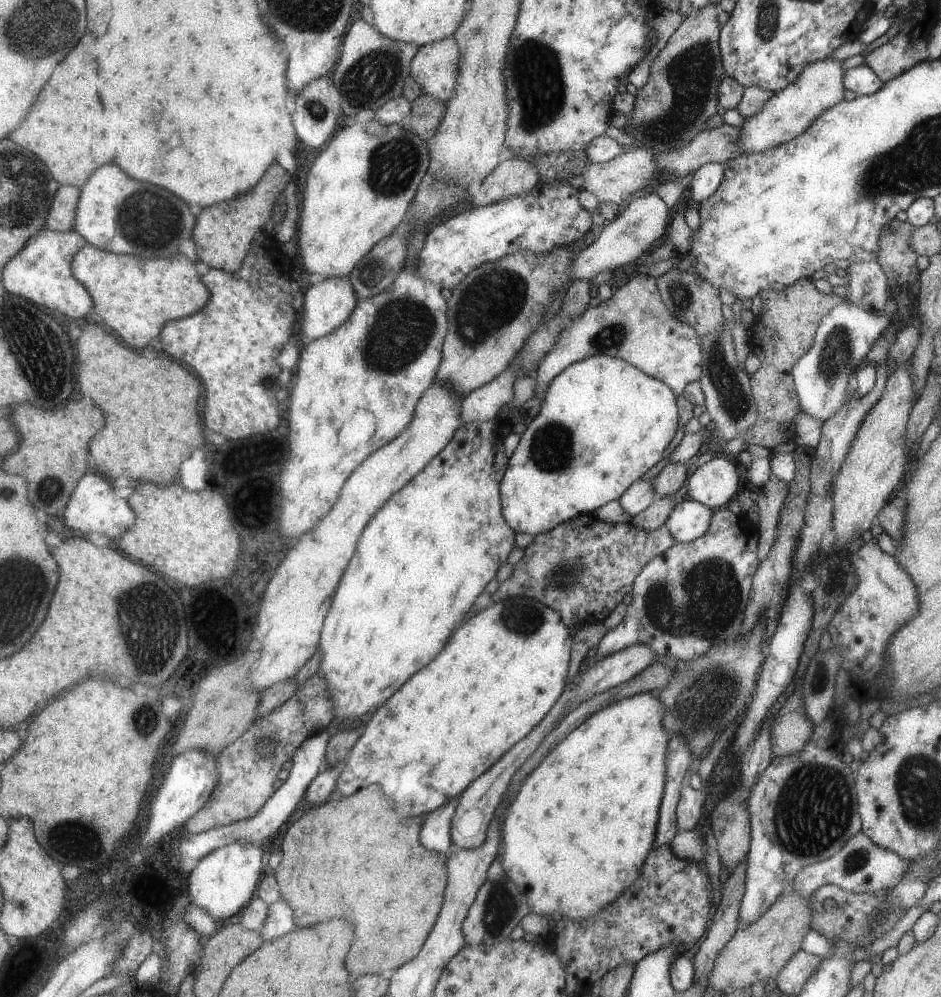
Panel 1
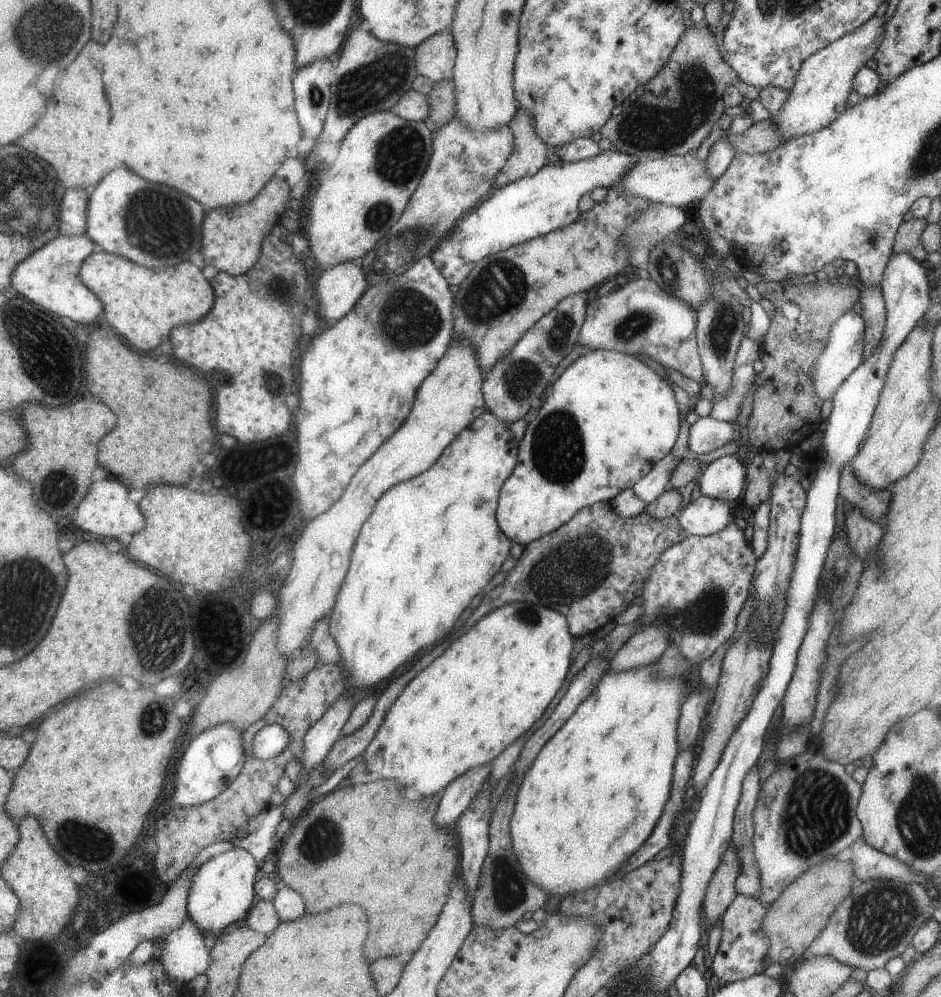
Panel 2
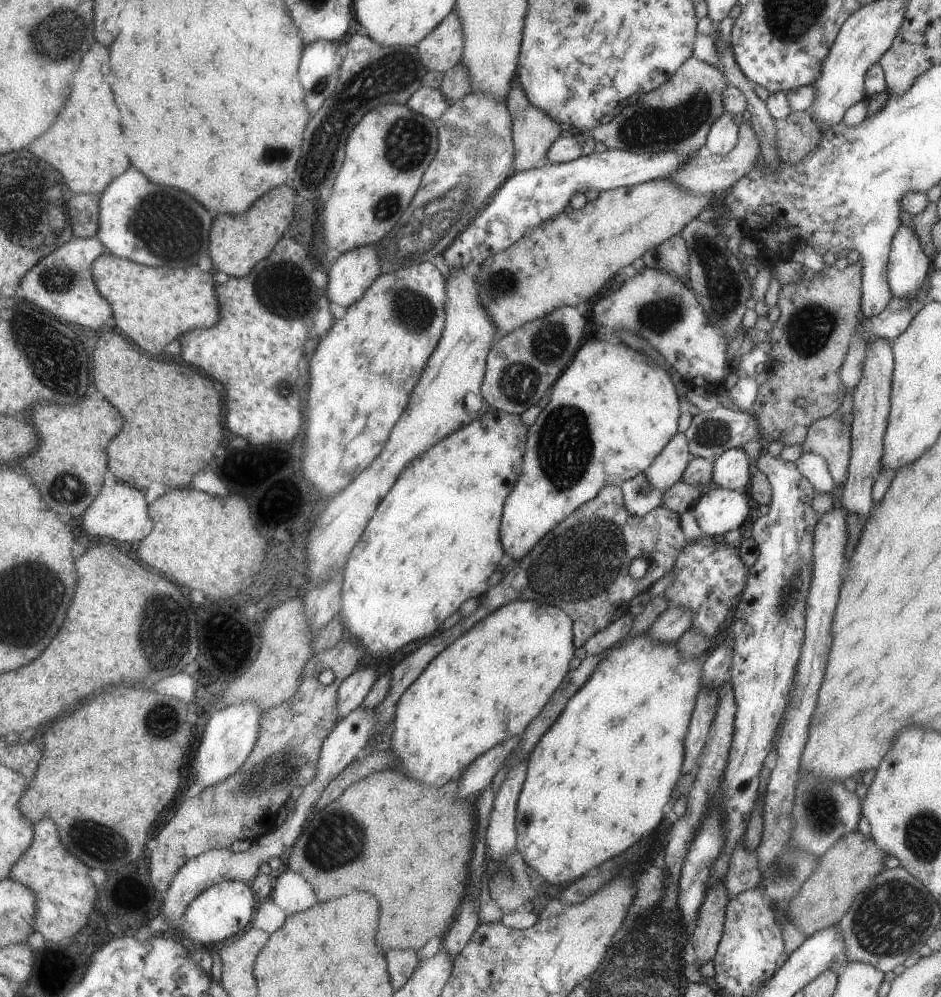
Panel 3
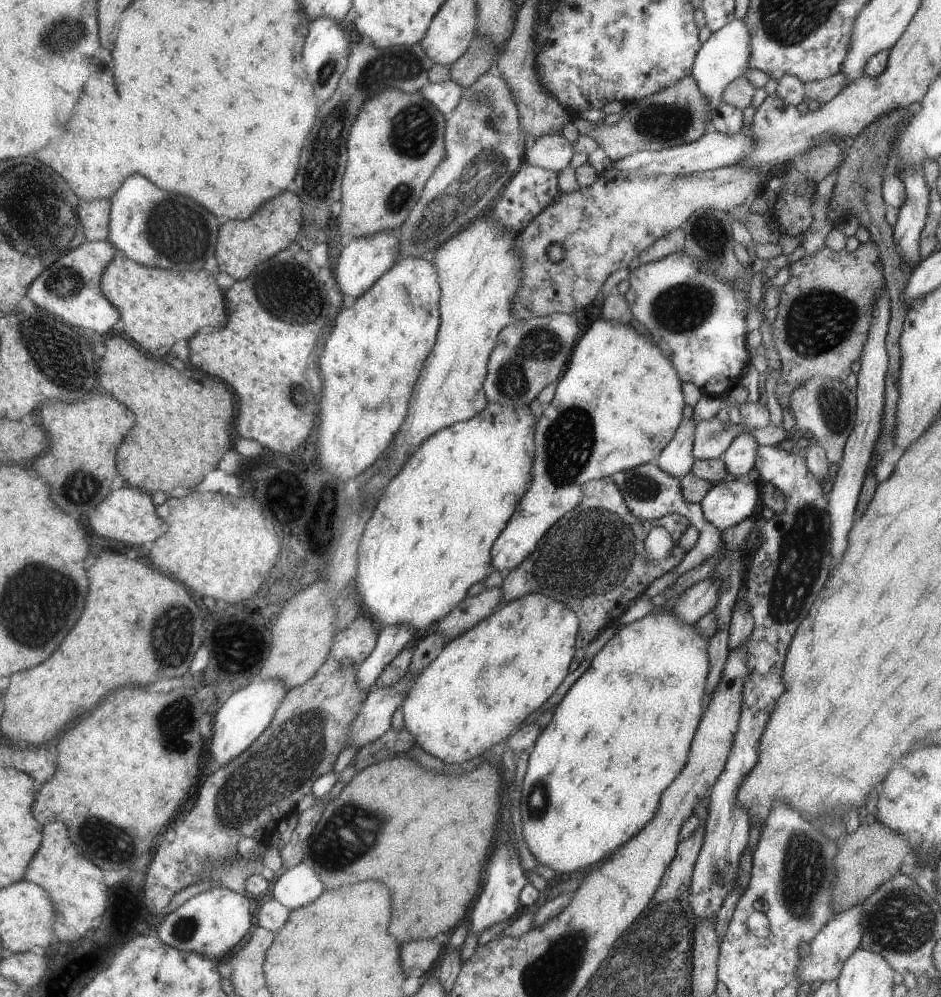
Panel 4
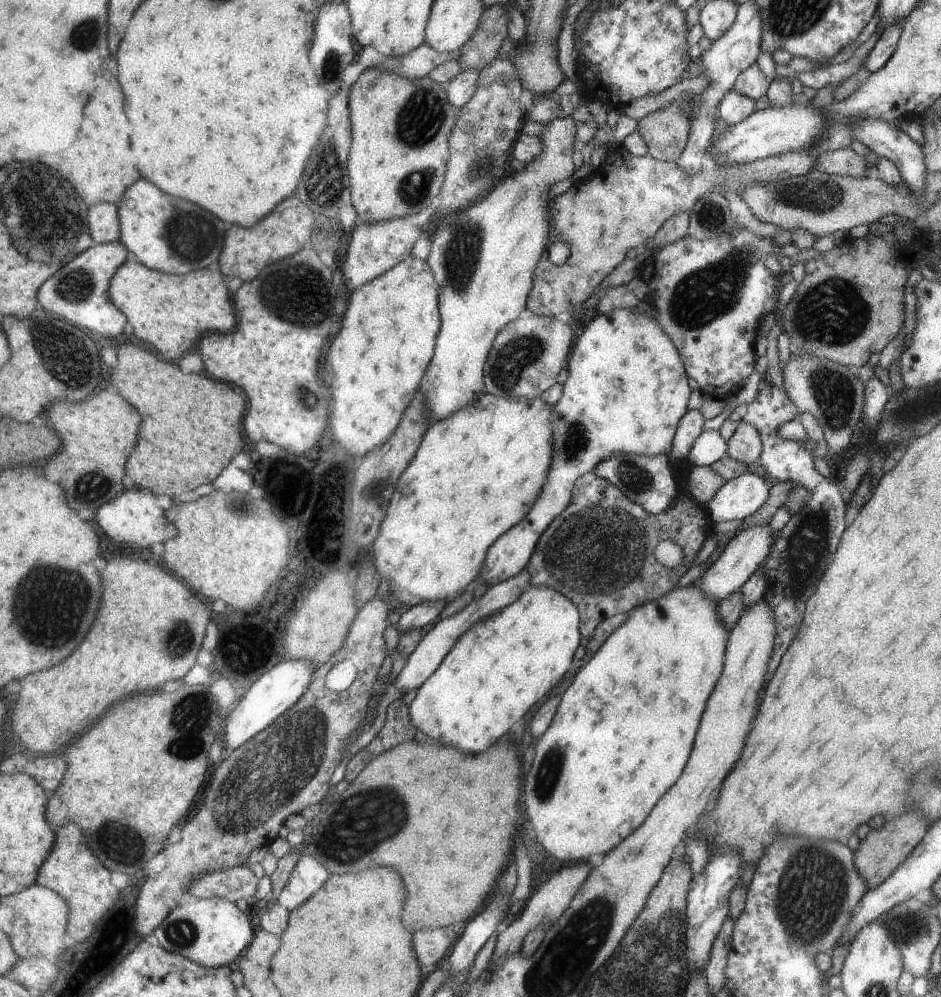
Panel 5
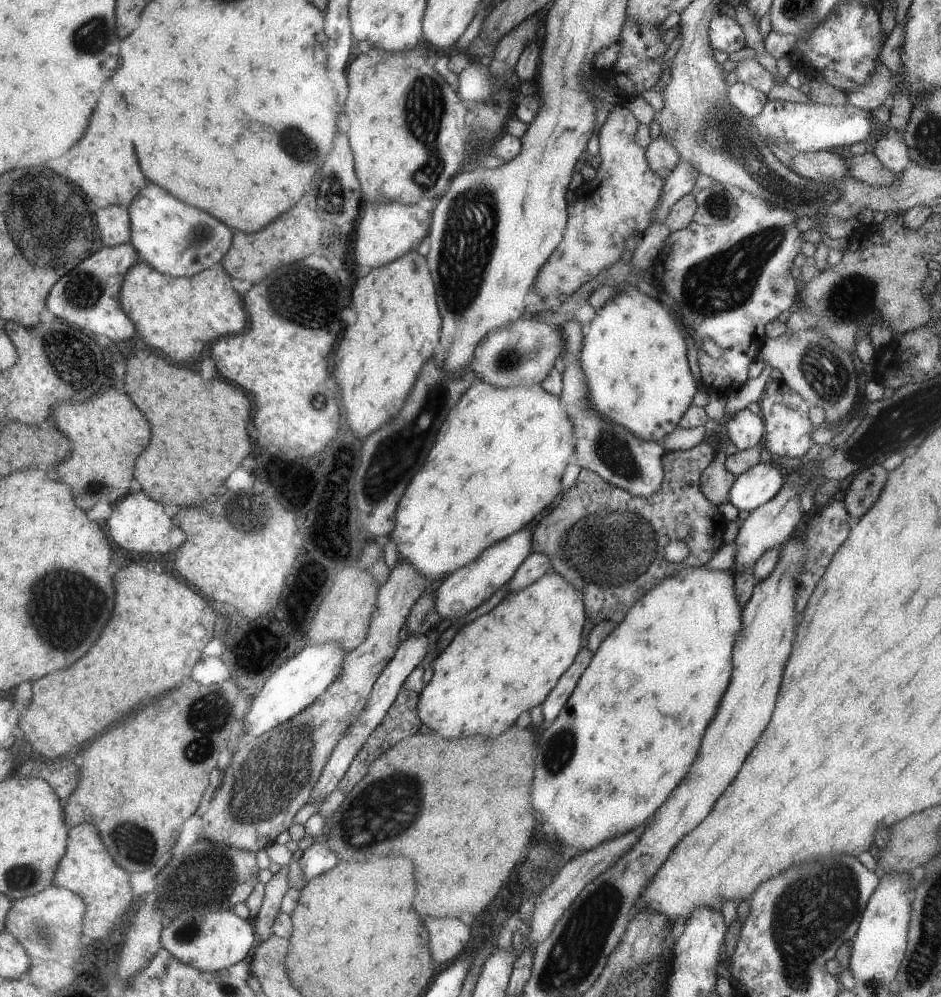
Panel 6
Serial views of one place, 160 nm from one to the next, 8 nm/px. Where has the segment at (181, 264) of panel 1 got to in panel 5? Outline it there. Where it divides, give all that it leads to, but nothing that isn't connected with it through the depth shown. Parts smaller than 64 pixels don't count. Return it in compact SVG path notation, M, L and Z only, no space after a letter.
M132 258L125 261L113 277L110 295L117 308L128 316L129 323L134 328L133 334L139 336L141 342L145 340L148 347L155 352L159 350L167 360L177 360L187 350L191 350L193 342L201 338L205 332L228 333L235 330L238 324L236 304L223 275L220 269L211 270L211 268L199 269L187 275L172 275L149 268Z

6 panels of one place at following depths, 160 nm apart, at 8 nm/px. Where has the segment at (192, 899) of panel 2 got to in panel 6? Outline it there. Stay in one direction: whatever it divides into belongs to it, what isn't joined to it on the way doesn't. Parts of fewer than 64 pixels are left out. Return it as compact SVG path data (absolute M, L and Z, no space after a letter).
M232 909L204 913L203 910L189 910L163 927L162 942L169 952L179 960L202 971L217 972L232 967L247 958L257 946L258 936L254 922L239 918Z

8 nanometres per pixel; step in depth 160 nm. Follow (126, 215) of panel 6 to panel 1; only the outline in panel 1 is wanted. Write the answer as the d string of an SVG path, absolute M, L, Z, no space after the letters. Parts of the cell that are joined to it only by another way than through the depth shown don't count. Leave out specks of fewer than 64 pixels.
M60 185L50 208L46 228L51 231L73 231L82 190L73 185Z

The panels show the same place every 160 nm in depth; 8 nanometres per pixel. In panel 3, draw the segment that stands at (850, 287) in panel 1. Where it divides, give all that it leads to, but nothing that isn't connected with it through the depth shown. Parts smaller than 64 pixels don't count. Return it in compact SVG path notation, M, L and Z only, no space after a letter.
M880 335L866 345L861 380L856 384L853 394L852 407L855 408L855 413L849 415L850 457L840 492L840 504L847 513L855 513L866 520L872 515L871 486L882 470L880 460L884 451L883 437L890 411L890 380L894 360L888 342L886 336Z

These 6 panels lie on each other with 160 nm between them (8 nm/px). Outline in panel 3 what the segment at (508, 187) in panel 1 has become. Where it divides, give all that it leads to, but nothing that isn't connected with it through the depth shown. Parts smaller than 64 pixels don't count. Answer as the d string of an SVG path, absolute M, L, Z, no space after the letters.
M517 74L513 80L512 90L509 91L505 101L508 104L509 110L512 112L514 122L513 136L516 144L515 173L535 168L536 164L539 164L543 158L546 158L552 144L561 135L565 134L565 132L561 130L560 124L556 120L553 120L552 116L549 116L544 110L537 108L529 100L525 89L519 84Z

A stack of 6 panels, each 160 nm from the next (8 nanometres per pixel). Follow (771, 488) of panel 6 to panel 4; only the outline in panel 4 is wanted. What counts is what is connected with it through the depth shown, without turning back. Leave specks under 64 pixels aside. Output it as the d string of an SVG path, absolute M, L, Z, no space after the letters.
M729 477L714 483L700 505L706 519L722 531L749 518L759 498L759 482L742 482Z

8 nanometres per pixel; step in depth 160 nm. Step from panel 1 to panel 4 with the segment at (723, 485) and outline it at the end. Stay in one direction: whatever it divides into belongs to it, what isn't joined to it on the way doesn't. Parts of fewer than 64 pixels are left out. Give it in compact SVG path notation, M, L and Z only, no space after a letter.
M749 433L736 434L722 452L721 459L729 477L747 474L754 467L758 442Z

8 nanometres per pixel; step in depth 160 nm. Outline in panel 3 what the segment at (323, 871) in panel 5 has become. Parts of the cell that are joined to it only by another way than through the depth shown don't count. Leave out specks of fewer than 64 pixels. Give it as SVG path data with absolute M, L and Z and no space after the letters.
M285 867L281 872L275 874L275 877L276 883L271 898L284 911L297 914L317 904L317 894L313 886L300 872Z

